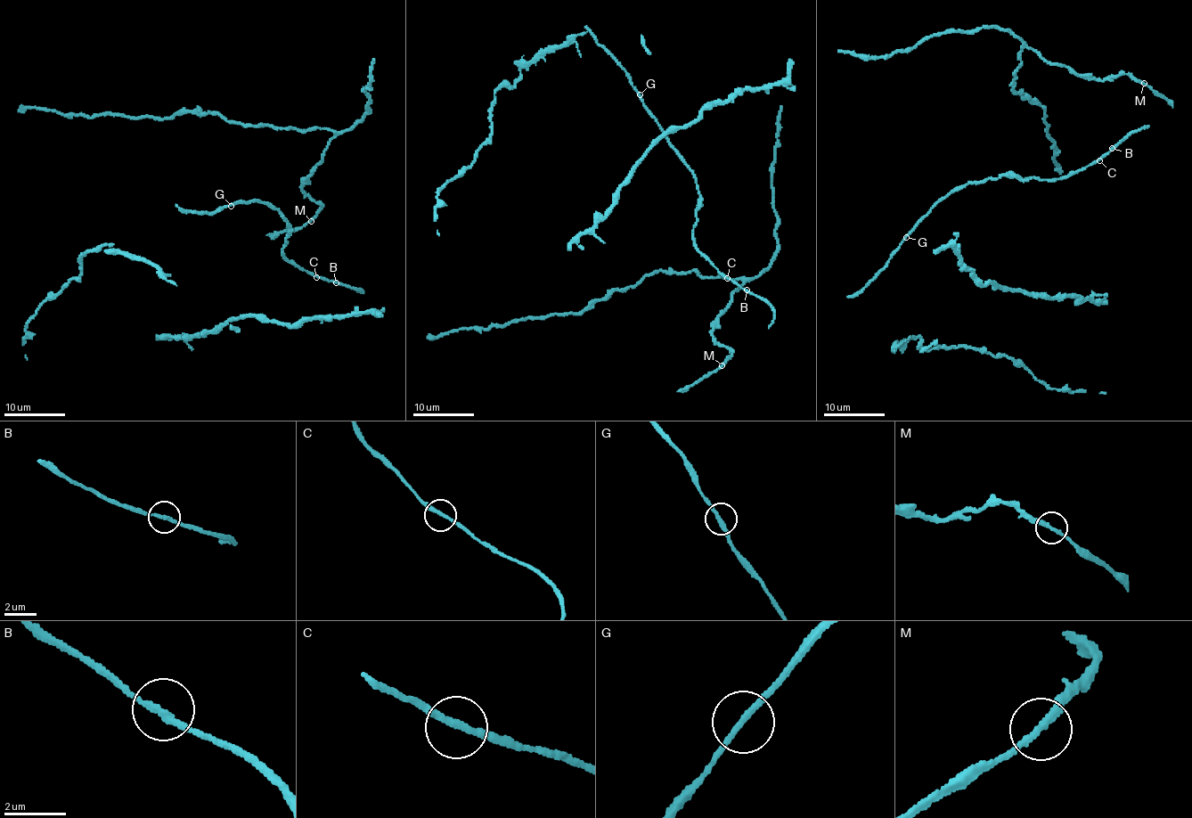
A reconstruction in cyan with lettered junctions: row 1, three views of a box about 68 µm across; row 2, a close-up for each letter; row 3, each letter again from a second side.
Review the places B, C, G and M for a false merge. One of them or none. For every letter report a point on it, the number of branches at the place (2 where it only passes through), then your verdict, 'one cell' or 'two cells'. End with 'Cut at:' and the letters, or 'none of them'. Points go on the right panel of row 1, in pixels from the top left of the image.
B: (1112, 148) | 2 | one cell
C: (1099, 160) | 2 | one cell
G: (906, 237) | 2 | one cell
M: (1144, 83) | 2 | one cell
Cut at: none of them

